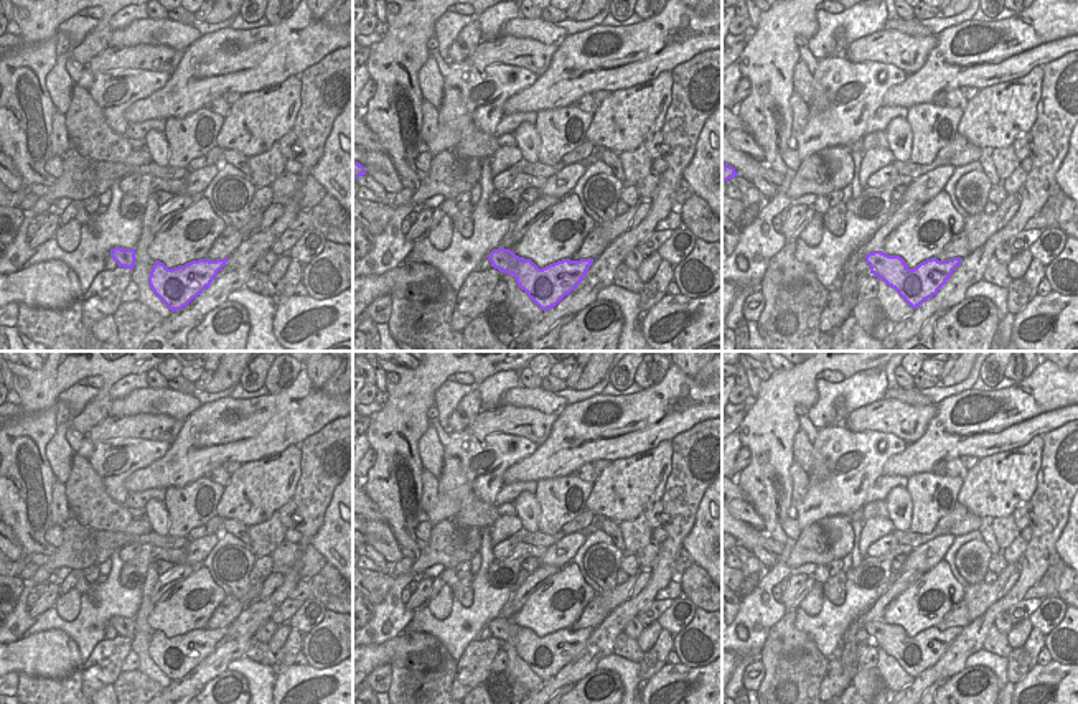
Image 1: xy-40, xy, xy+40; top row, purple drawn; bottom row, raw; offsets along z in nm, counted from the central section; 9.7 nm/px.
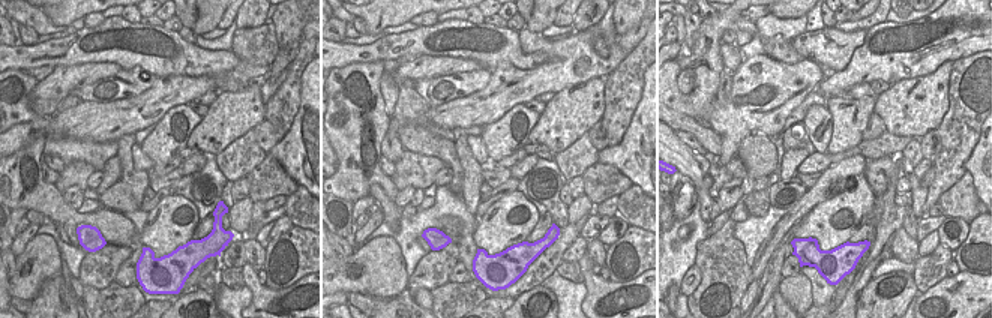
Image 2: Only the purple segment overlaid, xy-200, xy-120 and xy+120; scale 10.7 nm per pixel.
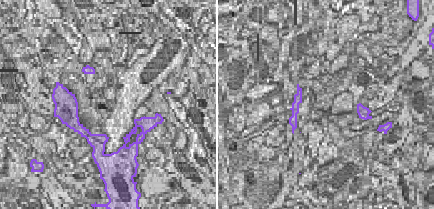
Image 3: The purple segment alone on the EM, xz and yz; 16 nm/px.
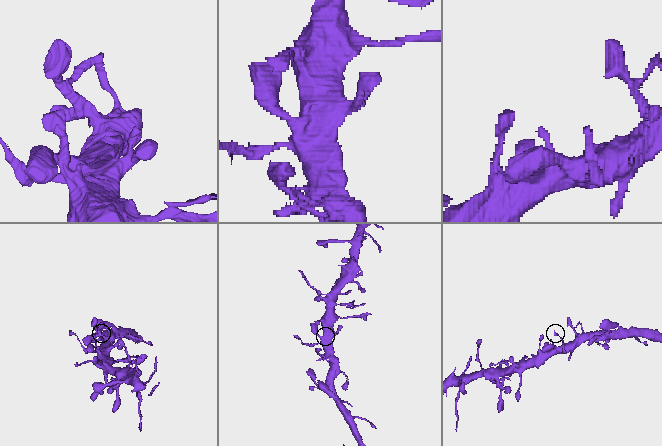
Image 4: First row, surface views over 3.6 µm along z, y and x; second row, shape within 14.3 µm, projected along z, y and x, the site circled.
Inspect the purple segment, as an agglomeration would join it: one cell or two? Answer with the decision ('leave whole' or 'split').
leave whole

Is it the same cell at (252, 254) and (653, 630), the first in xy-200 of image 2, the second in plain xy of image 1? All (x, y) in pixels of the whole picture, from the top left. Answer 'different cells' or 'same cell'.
different cells

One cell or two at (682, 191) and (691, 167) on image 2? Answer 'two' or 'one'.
two

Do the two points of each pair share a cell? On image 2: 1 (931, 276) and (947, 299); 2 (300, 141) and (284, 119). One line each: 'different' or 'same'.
1: different
2: different

